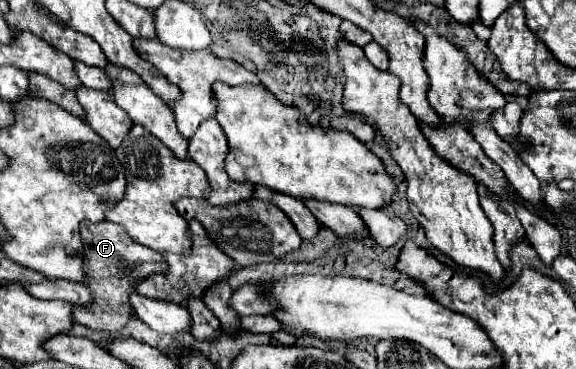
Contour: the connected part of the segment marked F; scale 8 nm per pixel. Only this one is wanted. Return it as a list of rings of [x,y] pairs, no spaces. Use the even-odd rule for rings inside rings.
[[[109,221],[81,223],[81,239],[83,239],[83,249],[85,249],[85,255],[83,255],[83,271],[87,273],[85,285],[91,289],[93,303],[89,303],[87,307],[73,307],[73,319],[89,329],[103,329],[107,333],[115,333],[125,327],[125,323],[129,321],[133,313],[129,305],[133,279],[159,273],[157,269],[165,263],[165,259],[161,257],[161,253],[149,247],[143,247],[141,243],[135,243],[123,227]],[[123,265],[131,267],[133,273],[127,275],[123,269],[119,269]]]

